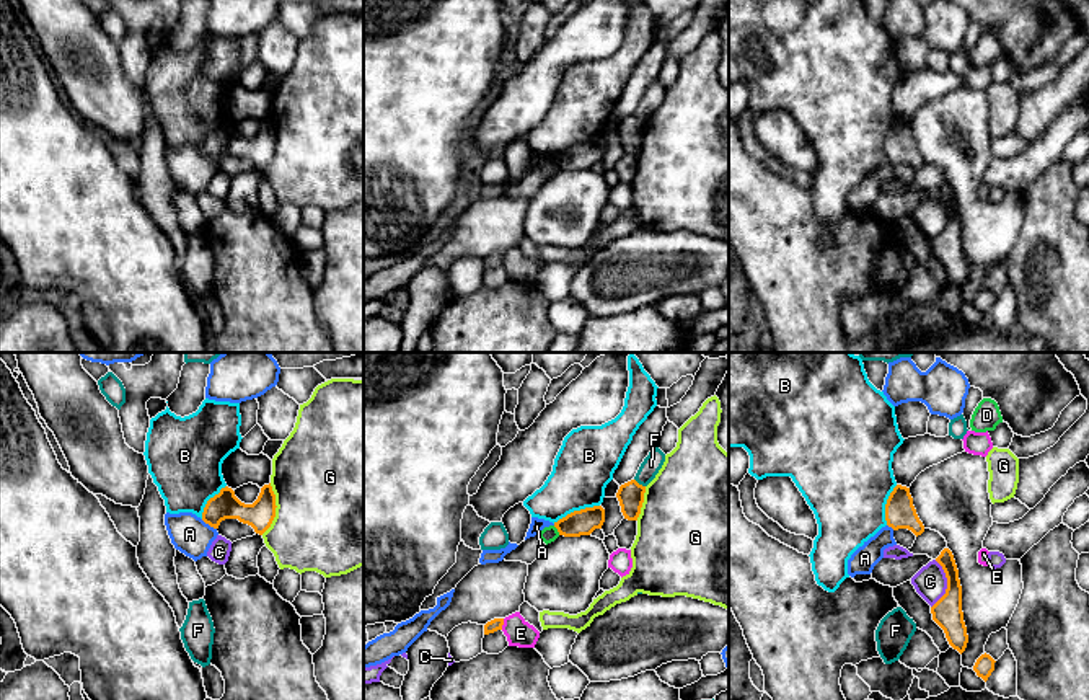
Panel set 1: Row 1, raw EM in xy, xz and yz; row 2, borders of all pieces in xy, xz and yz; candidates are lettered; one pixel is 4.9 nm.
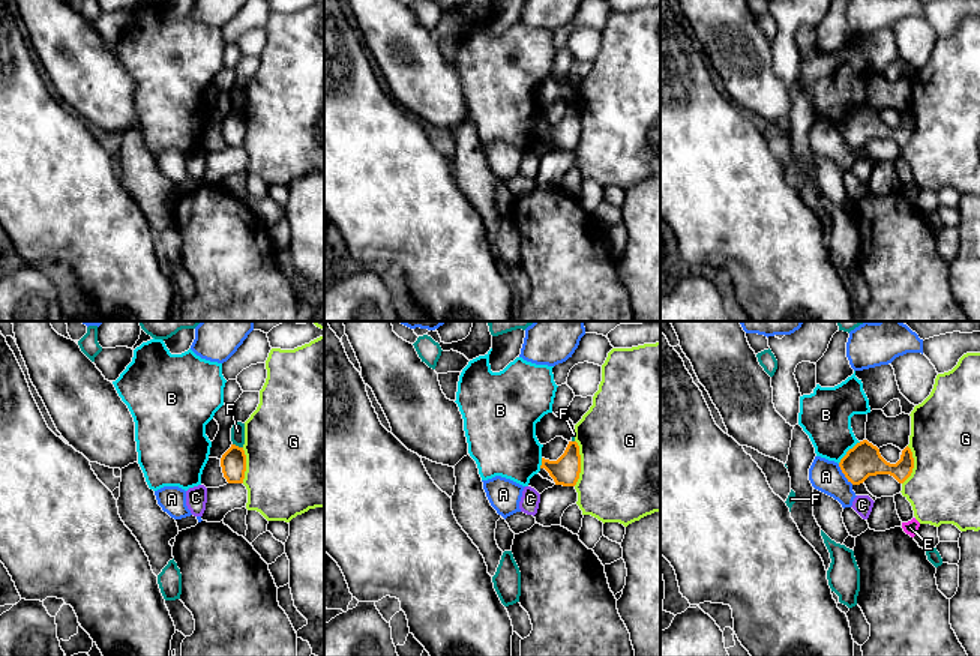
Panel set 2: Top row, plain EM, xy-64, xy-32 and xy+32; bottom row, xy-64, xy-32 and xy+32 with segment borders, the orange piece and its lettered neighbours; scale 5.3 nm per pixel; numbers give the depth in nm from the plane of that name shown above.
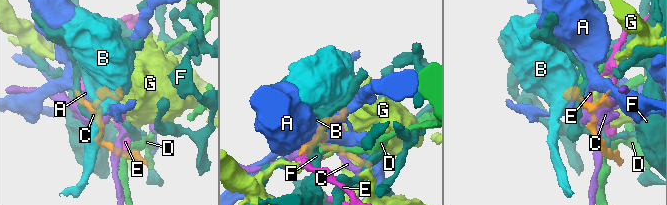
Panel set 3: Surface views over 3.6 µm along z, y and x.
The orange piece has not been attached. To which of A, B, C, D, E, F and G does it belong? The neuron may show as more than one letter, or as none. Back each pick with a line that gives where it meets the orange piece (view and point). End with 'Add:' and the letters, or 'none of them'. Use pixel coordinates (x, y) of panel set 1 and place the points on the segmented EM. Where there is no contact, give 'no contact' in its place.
Add: none of them

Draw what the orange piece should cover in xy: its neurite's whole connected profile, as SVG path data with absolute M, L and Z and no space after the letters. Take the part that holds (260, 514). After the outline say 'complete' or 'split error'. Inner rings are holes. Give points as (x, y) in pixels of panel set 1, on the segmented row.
M271 483L261 488L258 499L253 504L241 503L235 491L228 486L210 498L204 507L202 521L214 529L218 529L225 519L238 519L262 535L276 517L276 494Z; complete

